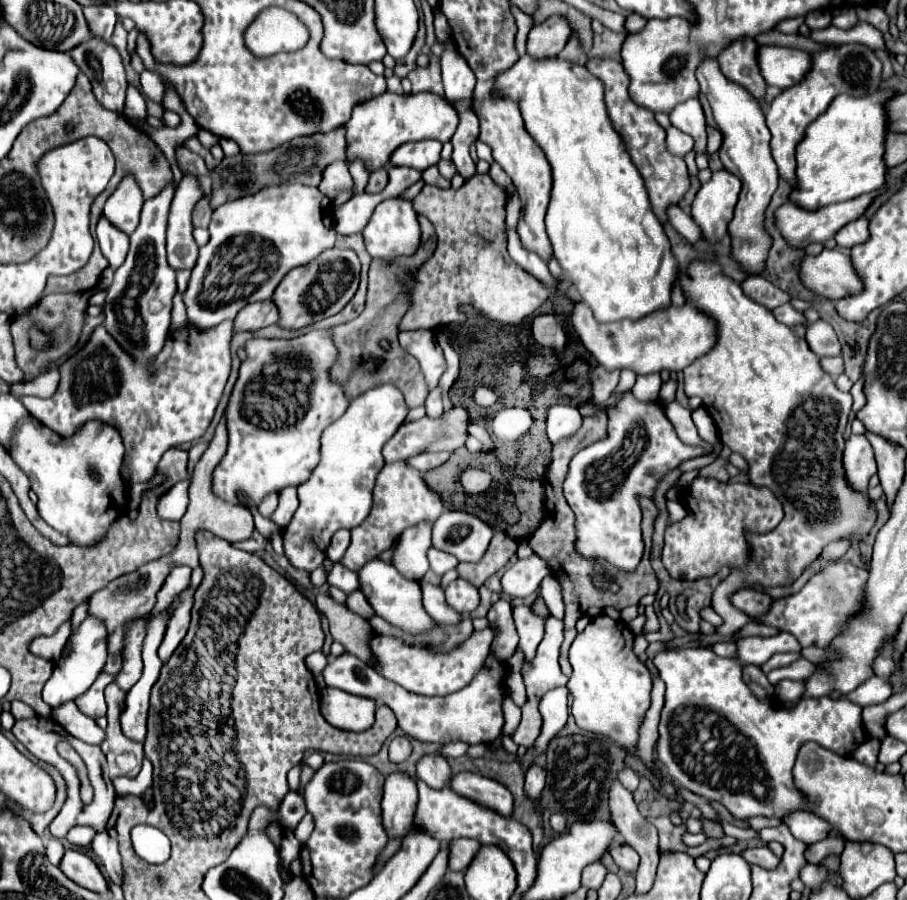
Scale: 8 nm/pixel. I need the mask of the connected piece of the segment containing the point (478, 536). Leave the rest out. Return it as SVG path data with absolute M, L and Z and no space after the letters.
M444 512L432 526L432 546L454 554L458 562L478 562L492 534L492 528L472 514Z

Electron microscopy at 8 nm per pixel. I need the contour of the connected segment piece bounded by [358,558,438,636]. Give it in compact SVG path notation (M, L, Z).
M374 558L358 572L358 576L360 576L360 590L364 592L366 600L370 602L374 612L380 618L384 618L388 624L392 624L412 636L426 634L438 626L438 622L434 622L434 618L430 618L430 614L426 614L426 610L422 606L422 590L418 586L418 582L406 580L392 564L386 564L386 562Z

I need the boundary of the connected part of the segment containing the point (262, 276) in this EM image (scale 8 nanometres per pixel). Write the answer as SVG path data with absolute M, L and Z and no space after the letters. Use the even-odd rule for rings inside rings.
M302 184L270 186L248 198L226 202L214 210L208 230L210 230L210 240L206 246L200 248L198 262L192 268L190 282L184 292L188 320L200 326L202 330L216 326L222 320L232 320L250 302L268 300L274 288L278 286L278 282L284 278L284 274L288 274L292 268L306 266L322 250L332 248L338 238L333 227L332 210L328 206L328 198L318 196L318 192L314 192L314 186L302 186ZM236 236L248 236L250 240L240 244L240 240L234 240Z

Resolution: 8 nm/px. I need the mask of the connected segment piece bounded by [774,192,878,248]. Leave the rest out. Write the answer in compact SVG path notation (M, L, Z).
M878 192L864 194L864 196L858 196L858 198L854 198L854 200L846 200L846 202L838 202L838 204L828 204L828 206L816 210L816 212L806 212L806 210L802 210L802 208L798 208L796 204L786 202L786 204L782 204L782 206L776 210L776 214L774 214L774 218L776 218L776 228L778 228L778 232L782 234L782 238L788 242L788 246L792 246L792 248L806 248L806 246L812 244L812 242L822 242L822 244L824 244L826 240L834 238L834 234L836 234L846 222L852 222L852 220L856 220L858 216L862 216L864 210L868 208L868 204L872 202L872 198L874 198L876 194L878 194Z

